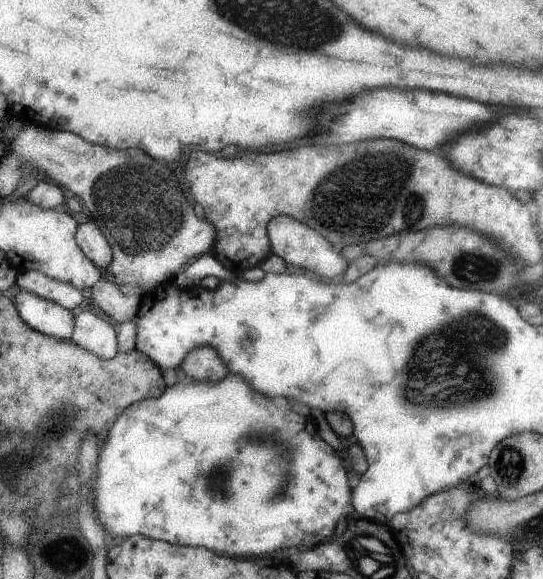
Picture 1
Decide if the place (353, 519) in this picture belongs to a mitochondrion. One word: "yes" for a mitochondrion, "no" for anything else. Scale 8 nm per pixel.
no

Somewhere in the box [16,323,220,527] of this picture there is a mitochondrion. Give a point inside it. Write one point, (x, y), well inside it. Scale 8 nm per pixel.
(58, 420)

